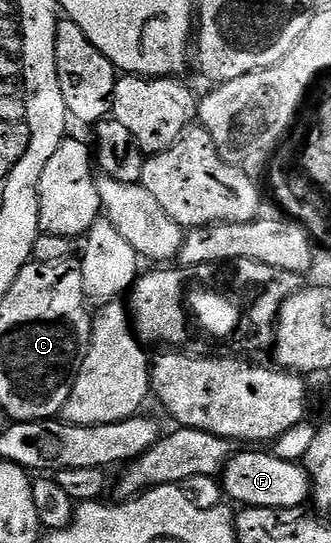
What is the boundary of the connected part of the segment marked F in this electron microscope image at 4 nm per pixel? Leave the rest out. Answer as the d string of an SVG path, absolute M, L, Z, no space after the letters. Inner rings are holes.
M245 448L229 460L223 471L226 496L241 502L237 504L242 507L258 506L272 510L296 511L297 506L303 505L304 502L306 505L311 498L311 487L304 465L279 459L272 452L264 454L261 450L264 449Z

